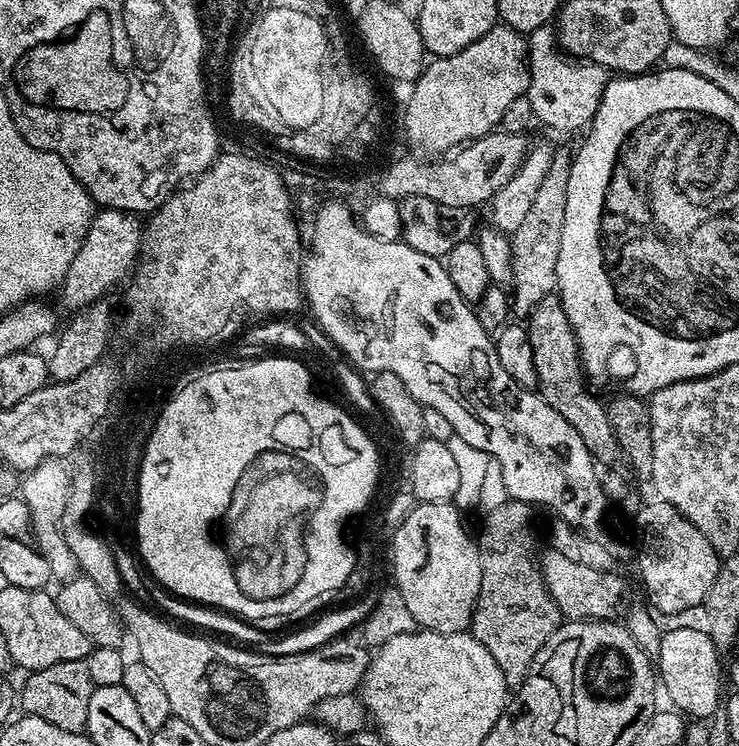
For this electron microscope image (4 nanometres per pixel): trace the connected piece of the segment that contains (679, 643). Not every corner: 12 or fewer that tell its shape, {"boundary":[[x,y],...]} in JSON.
{"boundary":[[700,628],[663,633],[658,680],[675,711],[722,708],[721,653]]}

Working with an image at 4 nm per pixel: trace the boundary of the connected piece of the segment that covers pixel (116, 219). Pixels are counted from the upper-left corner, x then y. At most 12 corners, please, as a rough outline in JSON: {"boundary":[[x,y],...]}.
{"boundary":[[97,211],[58,295],[71,310],[131,273],[142,224]]}

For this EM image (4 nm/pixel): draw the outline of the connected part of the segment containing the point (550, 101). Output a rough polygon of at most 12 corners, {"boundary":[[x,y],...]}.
{"boundary":[[548,24],[528,34],[533,117],[589,127],[612,79],[562,55]]}

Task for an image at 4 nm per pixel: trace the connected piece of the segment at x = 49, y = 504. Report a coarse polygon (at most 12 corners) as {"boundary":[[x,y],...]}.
{"boundary":[[60,458],[23,473],[19,499],[52,580],[78,572],[60,521],[70,475]]}

